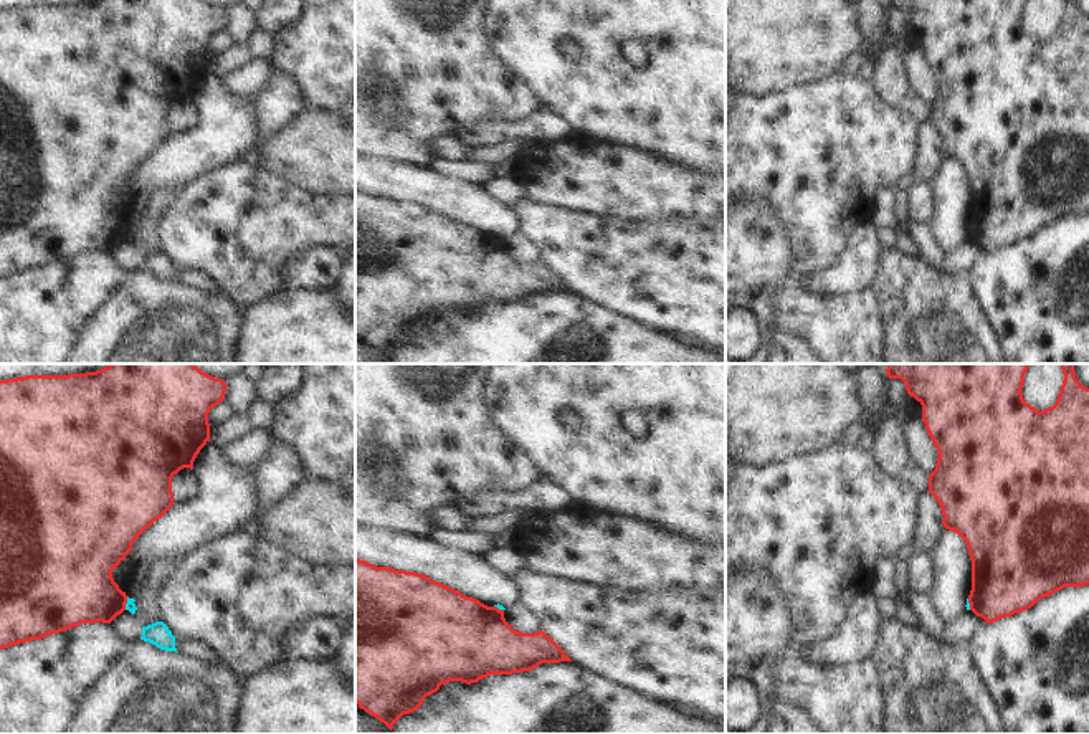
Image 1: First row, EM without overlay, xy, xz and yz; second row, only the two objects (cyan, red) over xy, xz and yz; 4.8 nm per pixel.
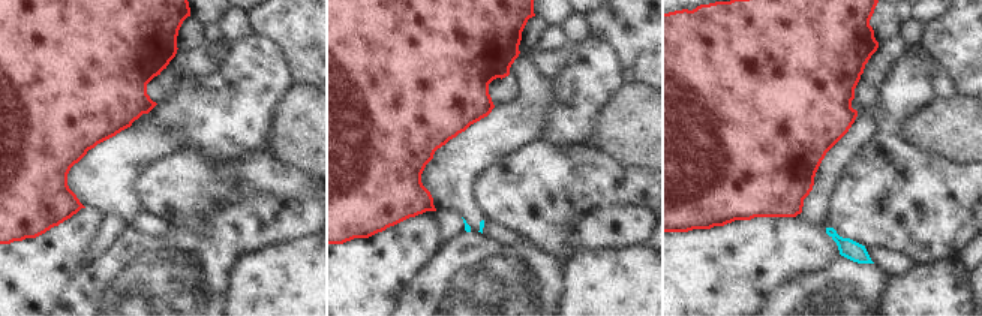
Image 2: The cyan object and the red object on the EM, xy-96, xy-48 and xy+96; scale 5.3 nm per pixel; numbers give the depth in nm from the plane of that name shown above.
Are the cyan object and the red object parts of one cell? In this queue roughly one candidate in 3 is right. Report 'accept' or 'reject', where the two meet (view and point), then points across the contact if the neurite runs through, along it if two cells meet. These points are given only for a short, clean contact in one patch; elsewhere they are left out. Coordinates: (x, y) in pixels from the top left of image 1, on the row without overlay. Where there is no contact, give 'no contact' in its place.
reject | xy (126, 233) | along xy (128, 227), (124, 238)

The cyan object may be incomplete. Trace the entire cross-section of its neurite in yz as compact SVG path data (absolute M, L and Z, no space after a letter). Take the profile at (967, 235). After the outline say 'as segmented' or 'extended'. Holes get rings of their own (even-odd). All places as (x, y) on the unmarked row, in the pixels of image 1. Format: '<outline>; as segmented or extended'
M949 159L930 182L932 215L929 230L944 253L958 250L970 240L972 190L965 170Z; extended

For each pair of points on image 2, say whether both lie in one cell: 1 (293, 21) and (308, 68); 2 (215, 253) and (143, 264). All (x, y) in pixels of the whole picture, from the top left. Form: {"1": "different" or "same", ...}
{"1": "same", "2": "same"}

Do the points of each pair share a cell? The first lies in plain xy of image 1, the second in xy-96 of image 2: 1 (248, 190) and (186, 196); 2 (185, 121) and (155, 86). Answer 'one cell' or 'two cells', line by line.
1: one cell
2: one cell

